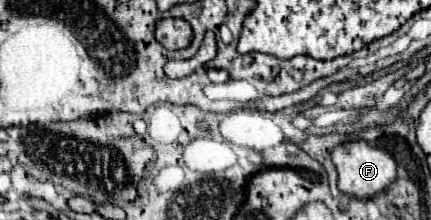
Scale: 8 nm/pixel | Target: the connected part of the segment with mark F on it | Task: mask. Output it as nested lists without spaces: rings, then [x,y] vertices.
[[[352,140],[352,142],[338,144],[330,156],[332,156],[332,162],[338,172],[338,188],[344,194],[350,194],[356,198],[372,198],[374,194],[382,192],[396,178],[394,158],[386,150],[372,146],[364,140]]]

